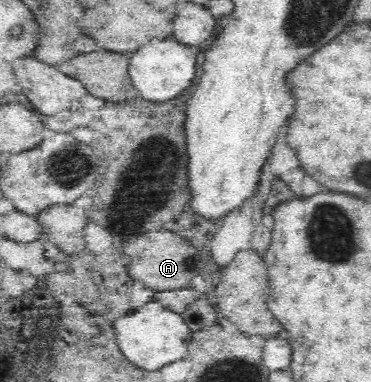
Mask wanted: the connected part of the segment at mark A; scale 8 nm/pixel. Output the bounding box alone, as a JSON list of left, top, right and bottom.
[124,230,202,291]

